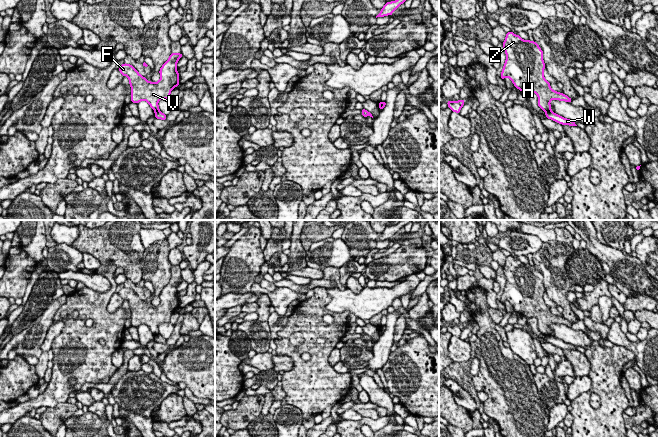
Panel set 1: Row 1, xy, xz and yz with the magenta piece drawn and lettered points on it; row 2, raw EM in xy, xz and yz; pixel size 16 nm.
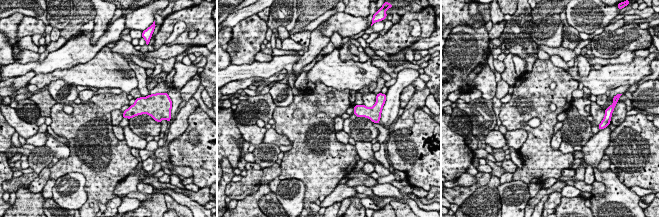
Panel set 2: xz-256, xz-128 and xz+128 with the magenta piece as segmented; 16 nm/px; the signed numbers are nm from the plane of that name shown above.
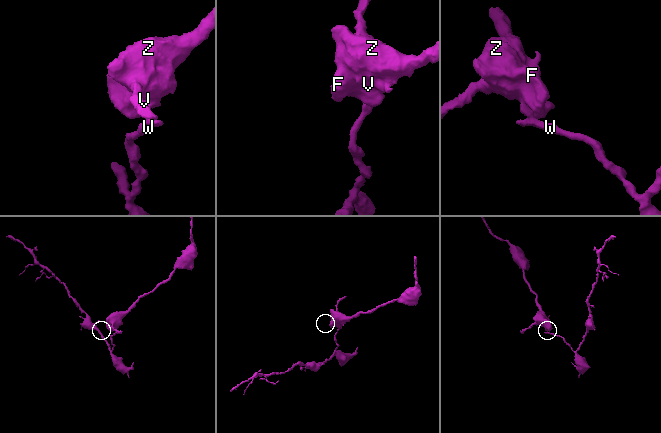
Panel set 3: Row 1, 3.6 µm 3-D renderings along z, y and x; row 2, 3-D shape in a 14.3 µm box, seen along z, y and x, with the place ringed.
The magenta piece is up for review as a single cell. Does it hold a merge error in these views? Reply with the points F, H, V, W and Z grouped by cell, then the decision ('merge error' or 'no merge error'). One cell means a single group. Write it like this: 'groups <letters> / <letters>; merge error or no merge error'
groups F H V Z / W; merge error

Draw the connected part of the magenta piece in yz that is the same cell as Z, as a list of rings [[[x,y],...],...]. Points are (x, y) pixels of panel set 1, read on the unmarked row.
[[[510,255],[506,257],[503,272],[506,285],[501,303],[504,304],[507,300],[520,315],[526,318],[536,317],[538,330],[544,335],[551,335],[551,324],[571,327],[571,322],[552,314],[550,307],[545,304],[543,275],[535,265],[523,264]]]

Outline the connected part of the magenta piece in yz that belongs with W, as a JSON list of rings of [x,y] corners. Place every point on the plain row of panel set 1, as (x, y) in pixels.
[[[545,335],[546,342],[552,343],[553,345],[562,349],[577,350],[574,345],[566,343],[560,339],[555,338],[553,335]]]

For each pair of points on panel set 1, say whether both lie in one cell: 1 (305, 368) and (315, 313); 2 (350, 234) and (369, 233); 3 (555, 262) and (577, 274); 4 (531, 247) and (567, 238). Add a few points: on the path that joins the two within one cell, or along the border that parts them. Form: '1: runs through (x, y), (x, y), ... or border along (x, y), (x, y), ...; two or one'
1: runs through (315, 354), (315, 327); one
2: runs through (355, 234), (364, 233); one
3: border along (565, 267), (569, 279); two
4: border along (543, 242), (541, 247), (532, 254); two

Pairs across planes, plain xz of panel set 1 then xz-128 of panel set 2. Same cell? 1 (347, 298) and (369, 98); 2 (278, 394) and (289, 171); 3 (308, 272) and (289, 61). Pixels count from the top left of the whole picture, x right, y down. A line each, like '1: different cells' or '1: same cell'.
1: different cells
2: different cells
3: different cells

